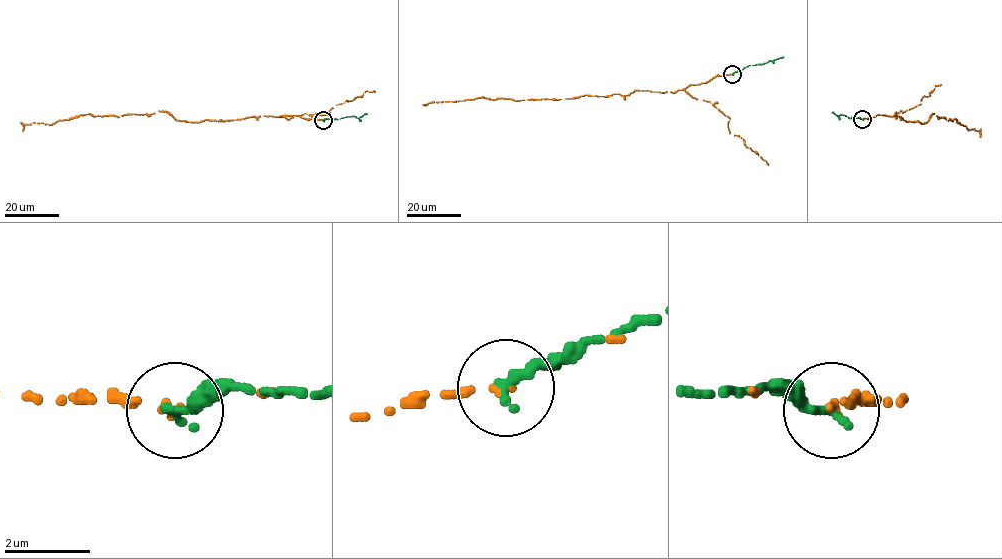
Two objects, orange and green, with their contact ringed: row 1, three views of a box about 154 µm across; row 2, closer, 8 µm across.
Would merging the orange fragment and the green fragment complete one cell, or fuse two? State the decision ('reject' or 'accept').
accept

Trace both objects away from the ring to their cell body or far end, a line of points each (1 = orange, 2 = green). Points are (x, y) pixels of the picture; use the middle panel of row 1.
1: (732, 73), (674, 92), (635, 90), (627, 95), (516, 101), (481, 97), (423, 104)
2: (732, 73), (749, 65), (783, 57)

